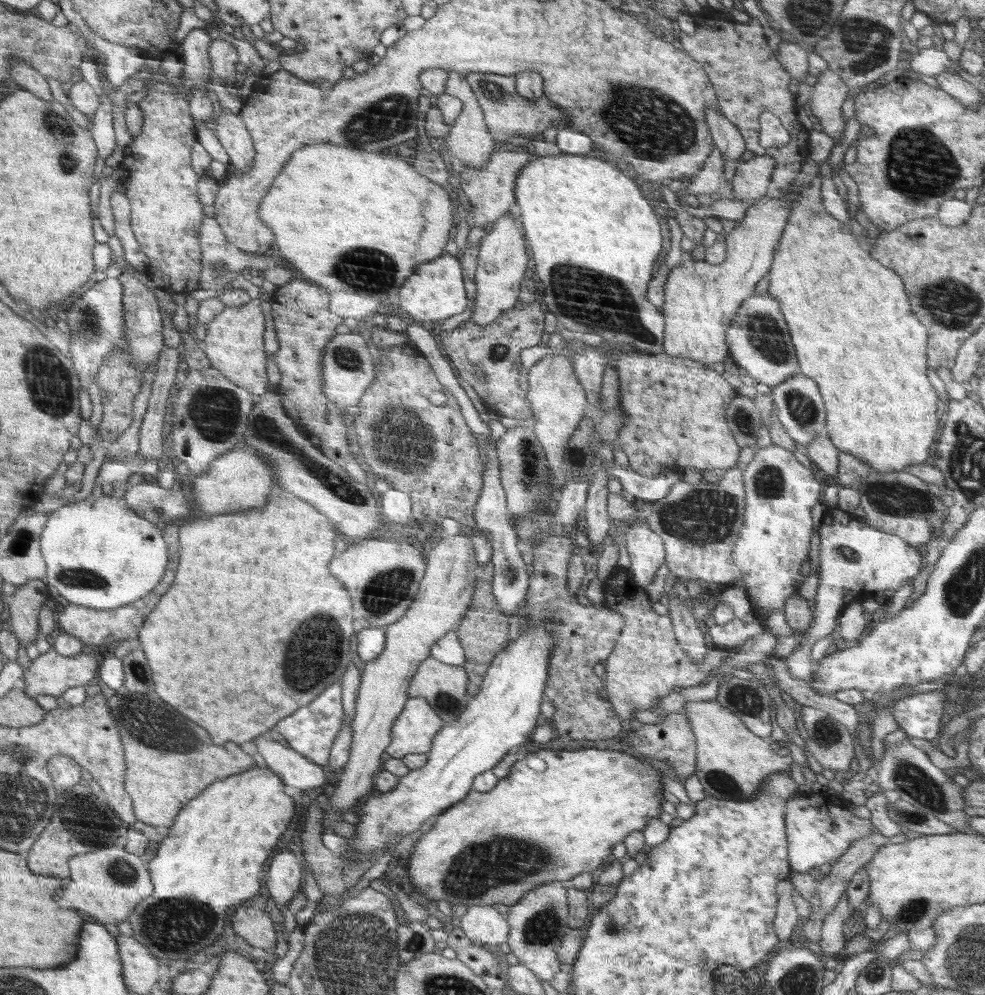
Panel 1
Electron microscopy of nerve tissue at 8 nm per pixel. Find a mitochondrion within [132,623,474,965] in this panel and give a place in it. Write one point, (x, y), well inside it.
(176, 927)

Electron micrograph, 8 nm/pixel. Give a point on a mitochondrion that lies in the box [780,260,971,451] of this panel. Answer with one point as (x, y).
(802, 409)

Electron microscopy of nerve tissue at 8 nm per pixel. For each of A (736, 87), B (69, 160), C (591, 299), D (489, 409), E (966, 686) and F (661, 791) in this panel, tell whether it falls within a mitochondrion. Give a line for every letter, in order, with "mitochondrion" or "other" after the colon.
A: other
B: mitochondrion
C: mitochondrion
D: other
E: other
F: other

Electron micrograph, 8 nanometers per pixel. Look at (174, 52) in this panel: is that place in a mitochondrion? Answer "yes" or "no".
no

